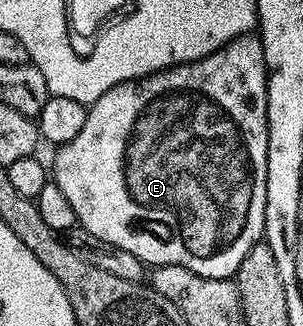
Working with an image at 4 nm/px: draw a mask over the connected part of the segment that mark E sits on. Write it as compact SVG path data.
M241 33L218 50L202 59L191 59L153 70L134 79L127 79L109 87L95 103L89 104L83 128L71 140L61 144L54 155L52 179L68 197L80 226L88 233L96 233L100 241L112 241L128 253L136 253L147 265L183 266L204 278L230 279L237 276L240 261L262 238L266 229L266 182L268 181L268 117L266 98L269 95L270 72L266 66L266 53L262 36Z

